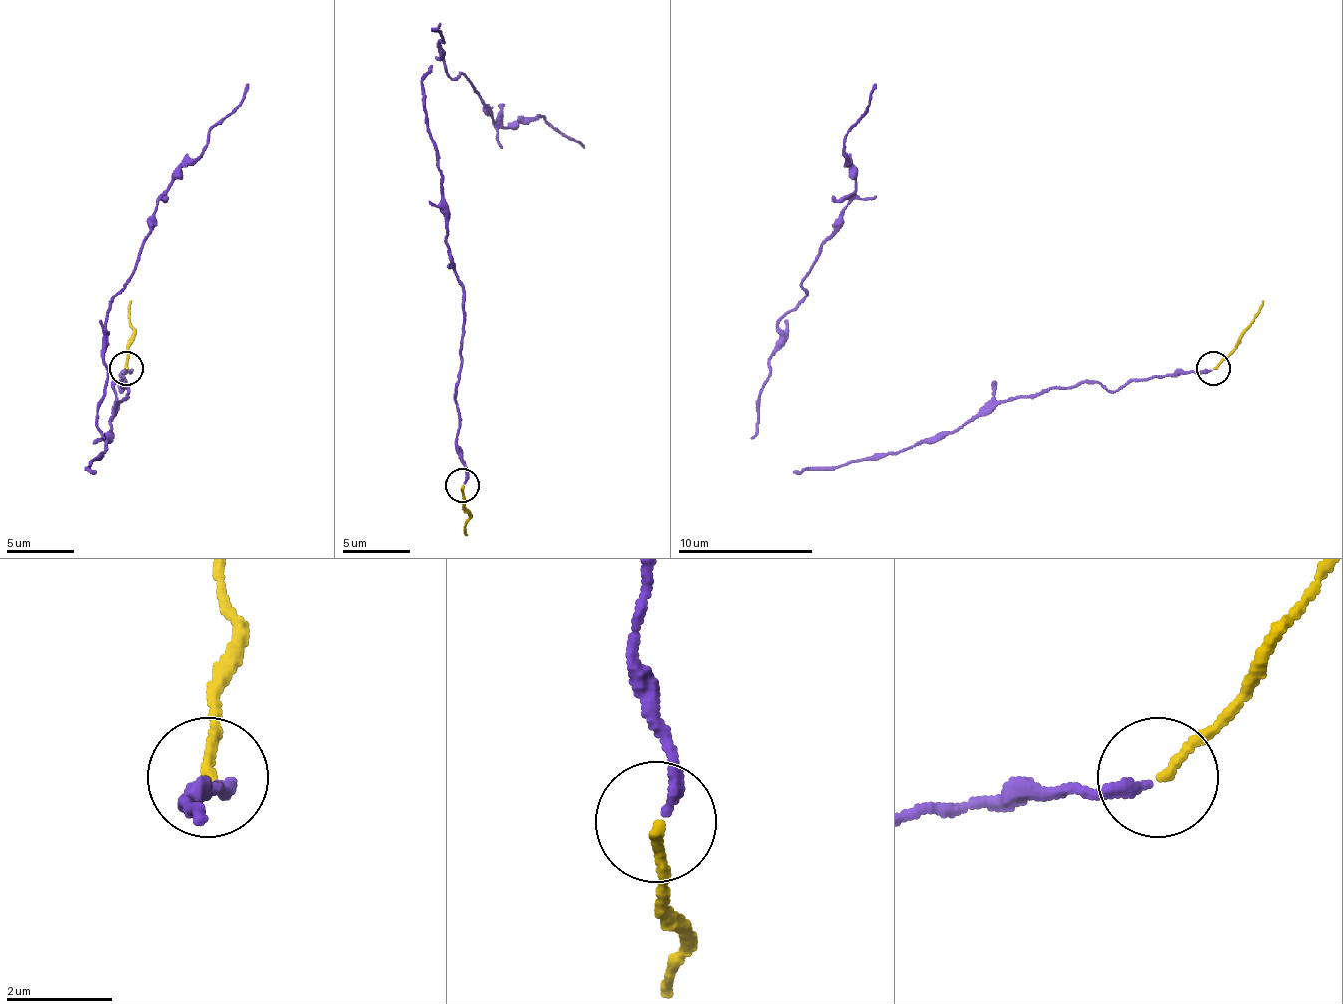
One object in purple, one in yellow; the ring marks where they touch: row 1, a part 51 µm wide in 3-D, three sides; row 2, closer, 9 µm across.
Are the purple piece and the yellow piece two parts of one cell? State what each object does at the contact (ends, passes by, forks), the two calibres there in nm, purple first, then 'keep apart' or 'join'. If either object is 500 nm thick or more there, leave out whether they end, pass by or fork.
purple ends; yellow ends; calibres 200 and 180 nm; join

